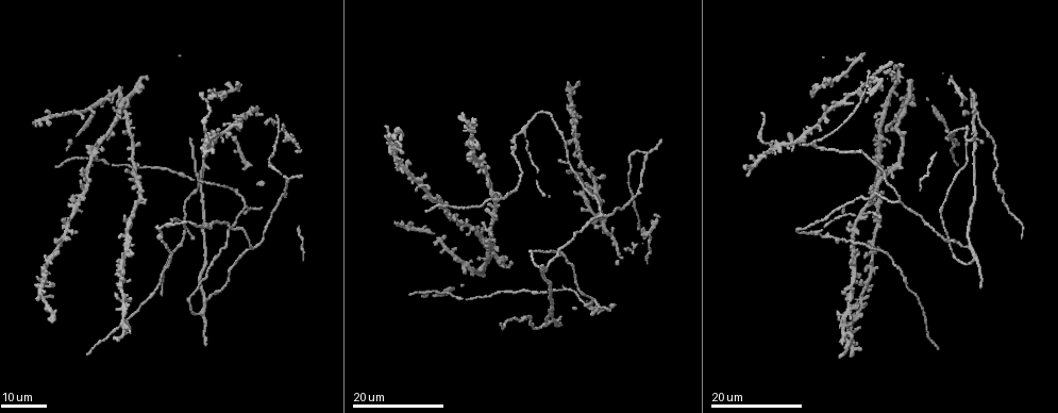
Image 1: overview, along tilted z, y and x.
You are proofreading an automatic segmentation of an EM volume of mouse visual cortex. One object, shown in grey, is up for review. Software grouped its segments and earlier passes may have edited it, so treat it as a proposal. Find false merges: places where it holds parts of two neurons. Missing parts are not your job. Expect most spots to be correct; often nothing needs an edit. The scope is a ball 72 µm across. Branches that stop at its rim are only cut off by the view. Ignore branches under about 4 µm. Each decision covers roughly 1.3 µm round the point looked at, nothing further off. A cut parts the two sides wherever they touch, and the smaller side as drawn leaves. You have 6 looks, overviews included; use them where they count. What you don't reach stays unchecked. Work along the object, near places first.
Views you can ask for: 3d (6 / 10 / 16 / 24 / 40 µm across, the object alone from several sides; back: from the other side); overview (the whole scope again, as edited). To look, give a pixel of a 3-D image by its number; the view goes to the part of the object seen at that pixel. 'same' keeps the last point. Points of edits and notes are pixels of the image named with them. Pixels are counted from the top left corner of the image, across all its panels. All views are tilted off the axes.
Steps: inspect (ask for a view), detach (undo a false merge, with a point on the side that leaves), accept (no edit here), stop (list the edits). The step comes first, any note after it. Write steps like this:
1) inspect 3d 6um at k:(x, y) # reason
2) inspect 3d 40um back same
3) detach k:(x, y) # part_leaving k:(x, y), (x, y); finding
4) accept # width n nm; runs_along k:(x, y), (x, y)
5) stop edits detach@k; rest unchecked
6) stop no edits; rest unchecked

inspect 3d 24um at 1:(904, 98) # four or more arms meet

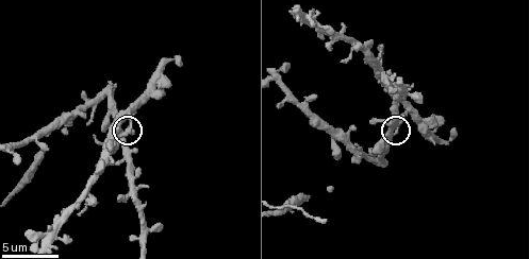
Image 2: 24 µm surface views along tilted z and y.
inspect 3d 10um same # zoom in

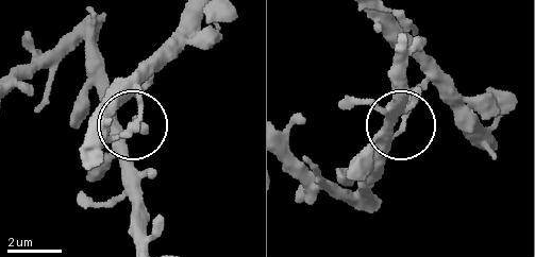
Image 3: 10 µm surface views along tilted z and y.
accept # width 300 nm; one neuron here

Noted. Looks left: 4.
inspect 3d 16um at 1:(974, 120) # three-way junction

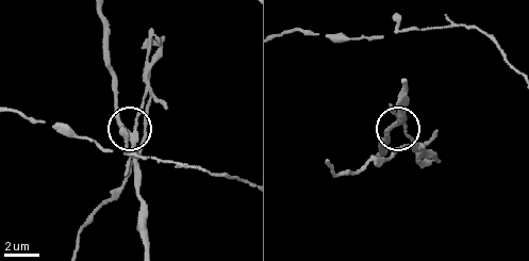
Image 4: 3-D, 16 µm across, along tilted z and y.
inspect 3d 10um at 4:(132, 130) # closer look

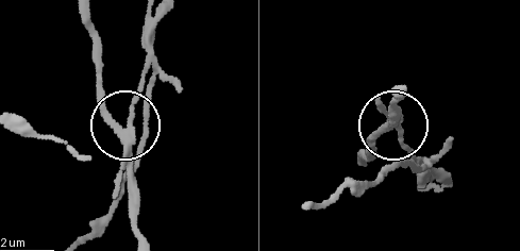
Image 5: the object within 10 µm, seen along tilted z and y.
inspect 3d 10um back at 5:(123, 129) # from behind

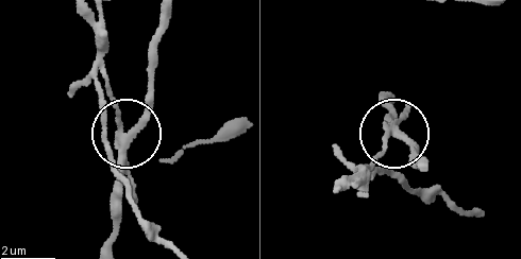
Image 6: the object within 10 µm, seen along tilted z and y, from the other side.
detach 6:(405, 111) # part_leaving 6:(120, 145), (120, 116), (107, 93), (112, 169), (173, 247); a second neuron is stuck on

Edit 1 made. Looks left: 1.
stop edits detach@6; rest unchecked

